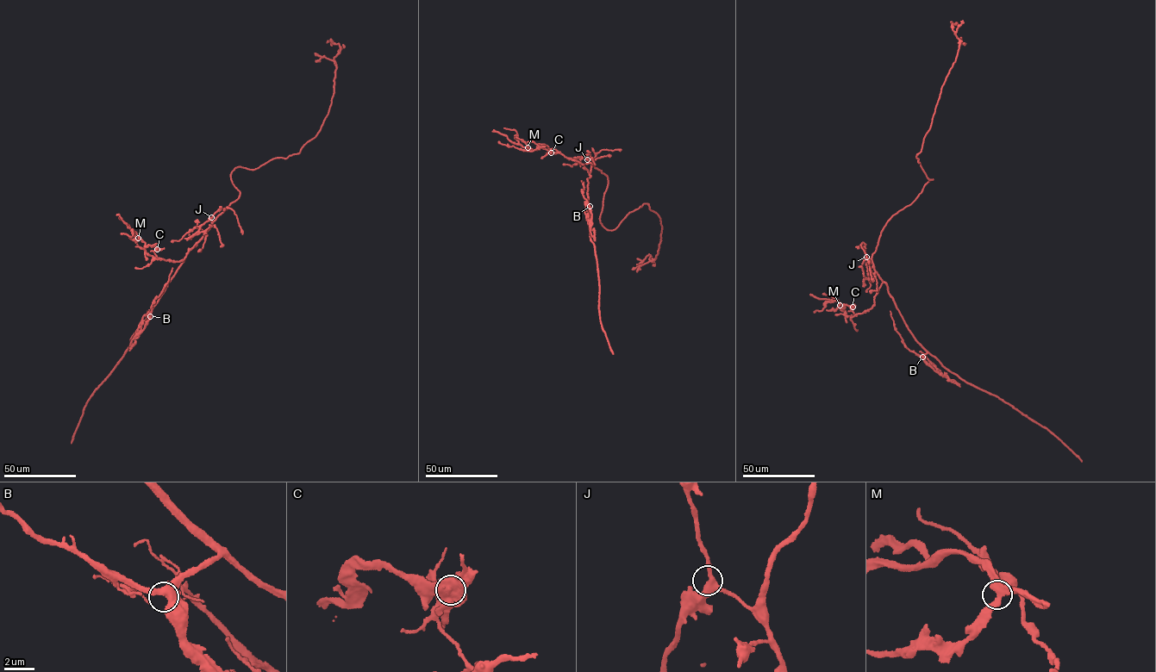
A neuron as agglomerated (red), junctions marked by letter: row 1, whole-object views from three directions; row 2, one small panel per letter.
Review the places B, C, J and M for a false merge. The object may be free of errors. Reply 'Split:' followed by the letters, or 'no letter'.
Split: C

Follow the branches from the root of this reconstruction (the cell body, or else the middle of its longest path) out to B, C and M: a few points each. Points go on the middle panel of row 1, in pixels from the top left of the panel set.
B: (595, 168), (592, 163), (587, 179), (590, 206)
C: (595, 168), (592, 163), (589, 173), (584, 164), (560, 153), (552, 152)
M: (595, 168), (592, 163), (589, 173), (584, 164), (560, 153), (540, 147), (536, 150), (528, 147)

